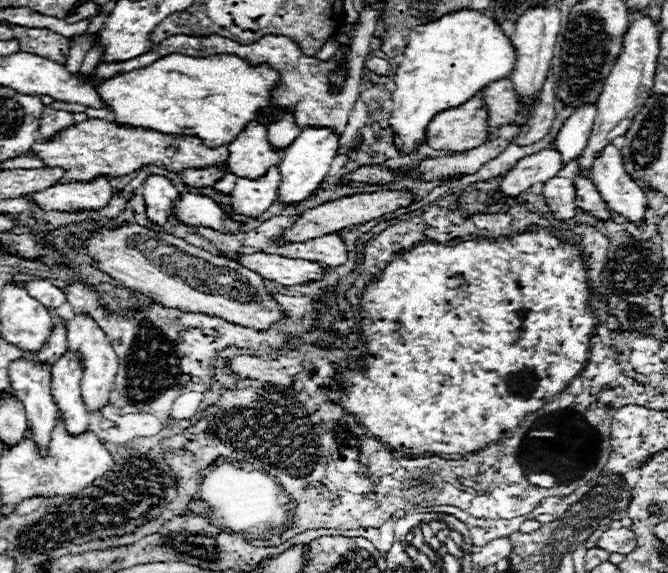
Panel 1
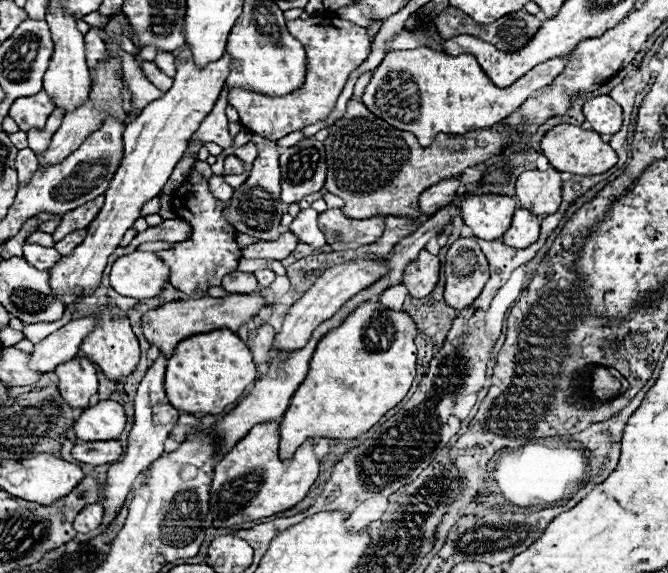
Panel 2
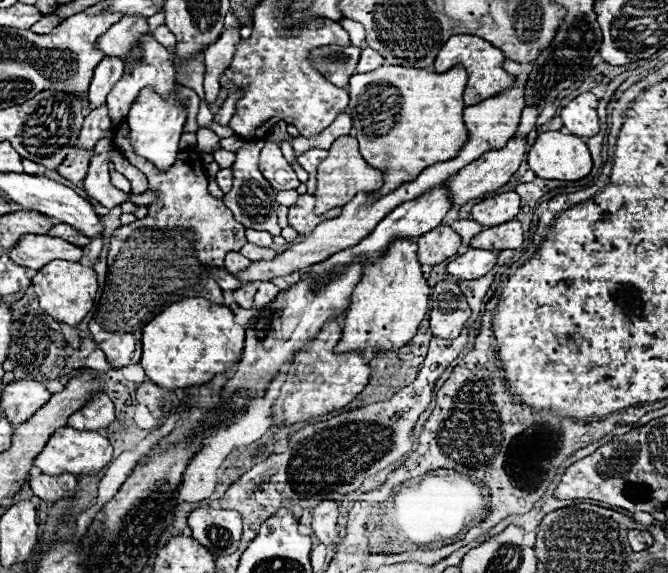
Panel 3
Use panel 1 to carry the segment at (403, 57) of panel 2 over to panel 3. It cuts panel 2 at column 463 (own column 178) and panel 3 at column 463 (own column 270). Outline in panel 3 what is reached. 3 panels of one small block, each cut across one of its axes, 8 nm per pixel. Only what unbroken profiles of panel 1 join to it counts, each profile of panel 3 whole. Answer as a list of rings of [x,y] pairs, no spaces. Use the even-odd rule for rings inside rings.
[[[382,66],[350,78],[348,114],[360,142],[360,154],[372,166],[384,172],[384,186],[372,192],[372,200],[384,196],[404,182],[418,176],[430,164],[450,160],[460,152],[468,130],[462,120],[462,92],[468,76],[462,66],[434,74],[430,70]]]

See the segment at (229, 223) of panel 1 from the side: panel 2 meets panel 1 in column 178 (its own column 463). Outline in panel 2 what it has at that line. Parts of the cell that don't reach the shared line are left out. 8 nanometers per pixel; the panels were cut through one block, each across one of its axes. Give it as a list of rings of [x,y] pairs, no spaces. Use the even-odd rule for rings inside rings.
[[[466,194],[462,200],[464,224],[482,240],[496,240],[510,226],[516,212],[514,196],[504,194]]]

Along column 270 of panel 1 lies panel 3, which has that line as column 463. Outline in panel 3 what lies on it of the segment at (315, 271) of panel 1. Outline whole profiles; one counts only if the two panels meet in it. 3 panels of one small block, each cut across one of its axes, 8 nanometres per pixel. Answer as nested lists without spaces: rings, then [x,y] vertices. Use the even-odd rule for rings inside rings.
[[[470,248],[466,254],[452,260],[446,266],[446,272],[456,280],[476,280],[494,268],[496,258],[498,258],[498,252]]]

